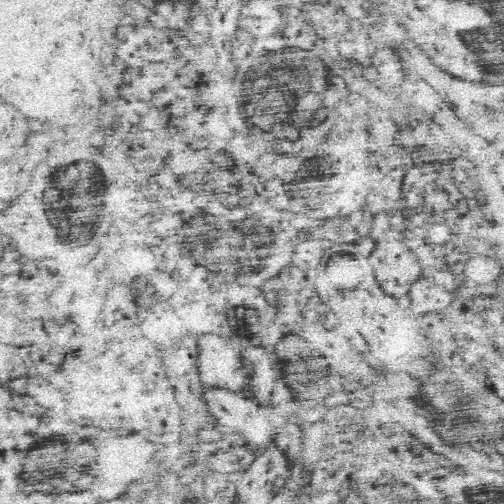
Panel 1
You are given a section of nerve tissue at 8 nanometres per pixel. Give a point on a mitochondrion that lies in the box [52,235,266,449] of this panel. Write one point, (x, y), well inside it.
(242, 323)

